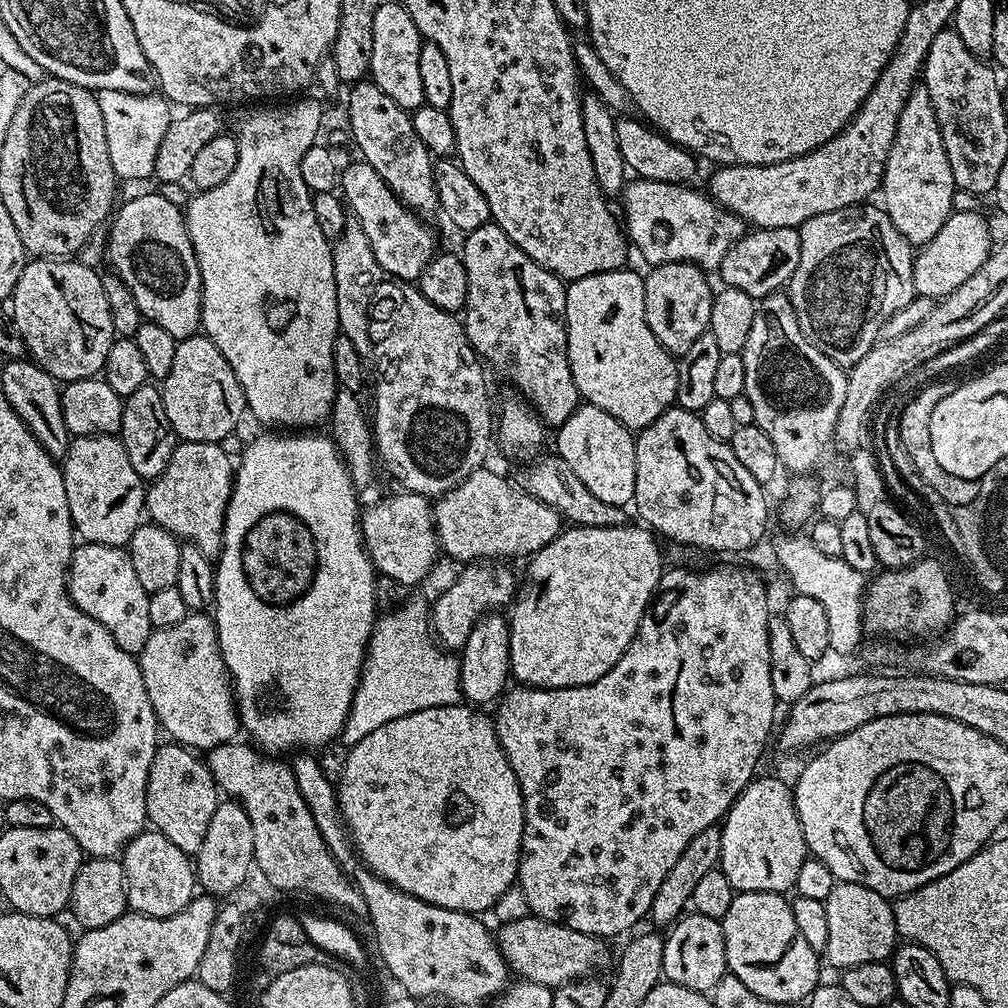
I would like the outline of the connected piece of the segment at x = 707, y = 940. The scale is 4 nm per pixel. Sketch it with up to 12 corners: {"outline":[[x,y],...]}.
{"outline":[[684,914],[664,936],[667,983],[708,994],[727,966],[719,920]]}

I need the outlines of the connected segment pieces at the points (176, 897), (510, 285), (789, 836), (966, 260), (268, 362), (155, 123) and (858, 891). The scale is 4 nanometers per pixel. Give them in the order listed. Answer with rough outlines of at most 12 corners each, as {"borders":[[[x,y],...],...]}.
{"borders":[[[155,830],[124,845],[131,911],[164,919],[194,899],[189,853]],[[495,222],[463,240],[462,323],[543,423],[582,397],[565,281]],[[757,775],[720,828],[719,871],[787,893],[809,855],[794,792]],[[951,213],[912,266],[911,288],[935,300],[983,266],[985,215]],[[292,160],[183,209],[203,335],[264,424],[329,415],[330,240]],[[95,93],[121,181],[153,175],[170,123],[159,95]],[[833,883],[822,956],[839,970],[887,961],[893,905]]]}

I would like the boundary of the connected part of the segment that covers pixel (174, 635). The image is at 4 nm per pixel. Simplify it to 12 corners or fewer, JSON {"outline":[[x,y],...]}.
{"outline":[[213,617],[138,653],[157,725],[189,750],[238,732]]}

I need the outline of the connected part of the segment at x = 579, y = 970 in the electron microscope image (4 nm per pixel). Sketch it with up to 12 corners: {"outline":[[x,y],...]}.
{"outline":[[535,914],[500,924],[500,953],[555,990],[608,964],[603,939]]}

